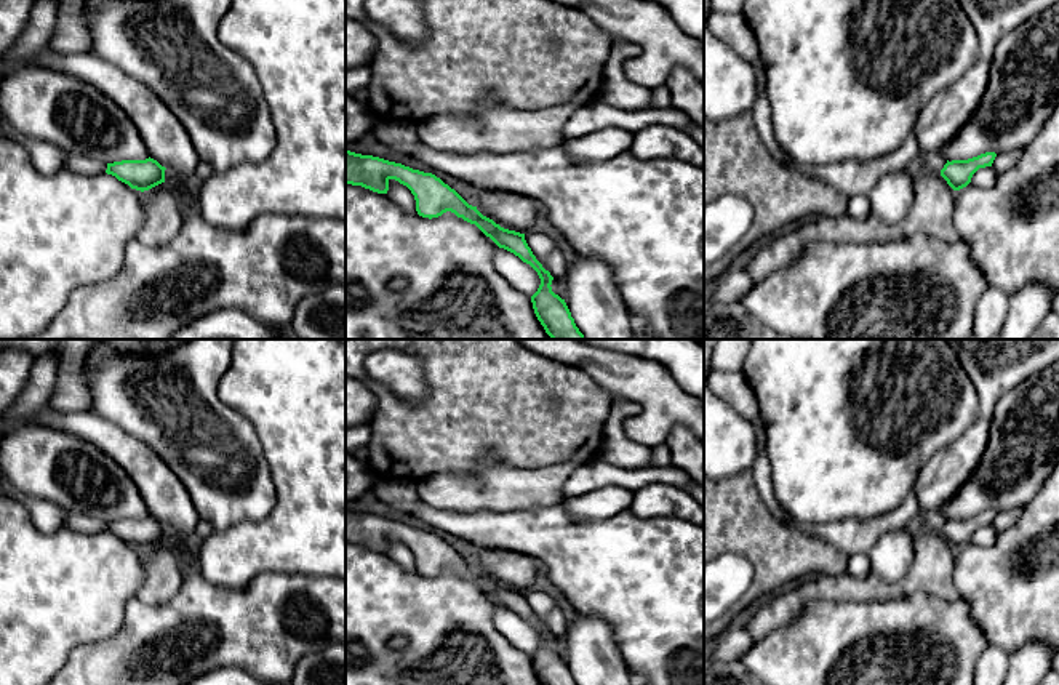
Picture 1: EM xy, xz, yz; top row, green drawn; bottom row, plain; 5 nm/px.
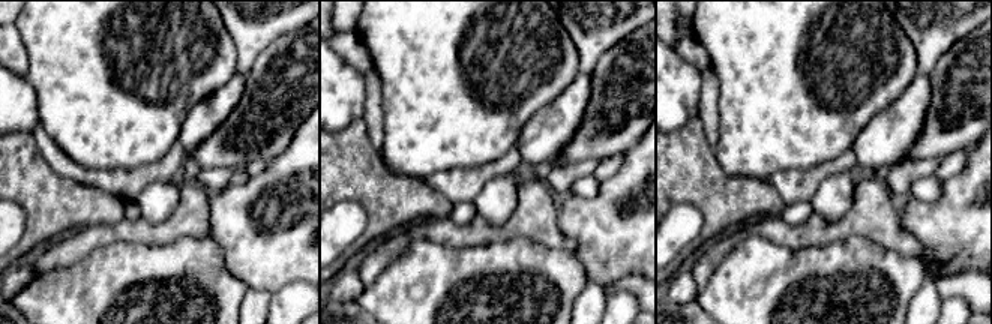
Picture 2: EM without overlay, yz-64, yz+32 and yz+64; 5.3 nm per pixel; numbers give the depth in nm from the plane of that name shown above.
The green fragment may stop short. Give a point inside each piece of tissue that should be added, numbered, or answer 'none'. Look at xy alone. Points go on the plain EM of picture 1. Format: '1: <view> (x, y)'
1: xy (163, 573)

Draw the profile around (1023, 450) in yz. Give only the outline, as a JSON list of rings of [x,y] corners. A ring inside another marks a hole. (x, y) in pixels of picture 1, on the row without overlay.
[[[1059,360],[1008,391],[995,405],[989,445],[966,485],[939,511],[949,520],[1022,509],[1059,461]]]

